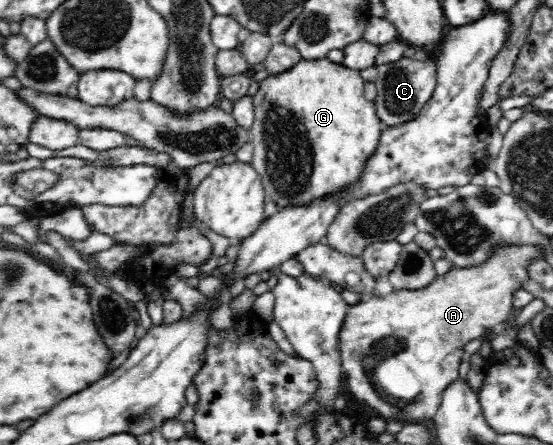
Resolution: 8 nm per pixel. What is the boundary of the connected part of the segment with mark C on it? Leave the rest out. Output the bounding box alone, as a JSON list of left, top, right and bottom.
[374,56,437,126]

